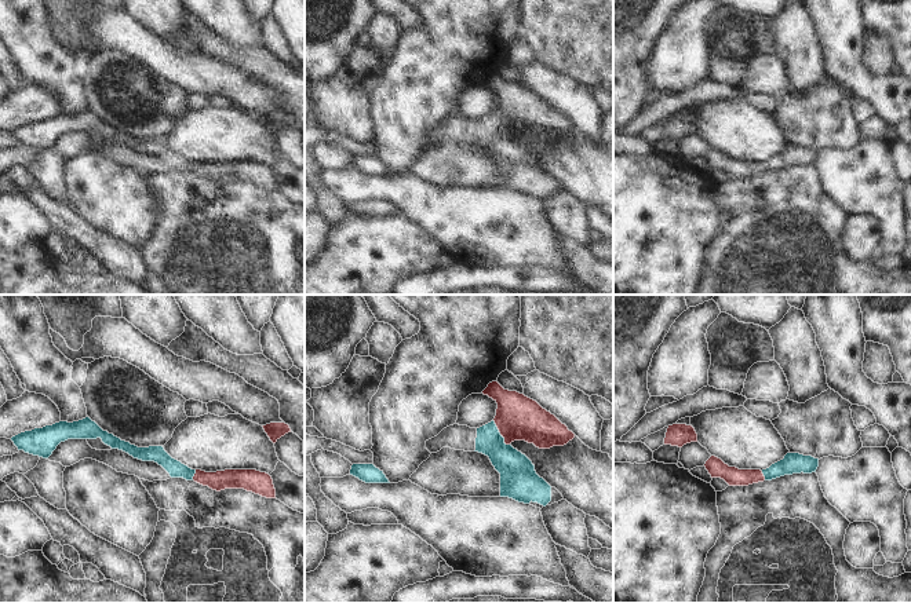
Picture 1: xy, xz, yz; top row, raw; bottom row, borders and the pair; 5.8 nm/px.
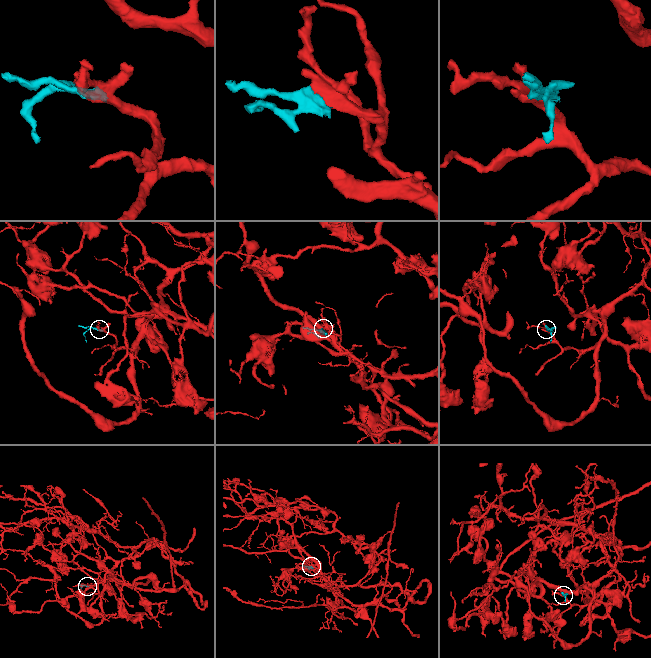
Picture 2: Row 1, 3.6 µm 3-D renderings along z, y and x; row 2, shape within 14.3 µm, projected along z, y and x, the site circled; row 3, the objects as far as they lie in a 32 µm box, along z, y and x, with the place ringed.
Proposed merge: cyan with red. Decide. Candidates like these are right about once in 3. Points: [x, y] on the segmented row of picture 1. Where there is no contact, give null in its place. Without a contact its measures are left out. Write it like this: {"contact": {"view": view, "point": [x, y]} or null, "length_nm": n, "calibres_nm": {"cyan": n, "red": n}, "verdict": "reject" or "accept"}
{"contact": {"view": "xz", "point": [499, 434]}, "length_nm": 180, "calibres_nm": {"cyan": 200, "red": 260}, "verdict": "accept"}

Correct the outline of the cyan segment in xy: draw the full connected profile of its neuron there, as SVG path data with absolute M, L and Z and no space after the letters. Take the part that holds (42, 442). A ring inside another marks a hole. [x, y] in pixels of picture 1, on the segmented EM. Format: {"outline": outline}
{"outline": "M85 417L79 421L59 421L43 428L21 432L11 438L18 450L48 458L61 442L68 439L96 439L112 449L119 449L134 458L142 461L154 461L161 465L171 478L183 478L194 480L212 490L244 489L266 498L276 498L276 489L269 474L256 469L225 469L205 472L192 469L181 461L172 458L163 446L138 447L130 442L103 431L95 421Z"}

